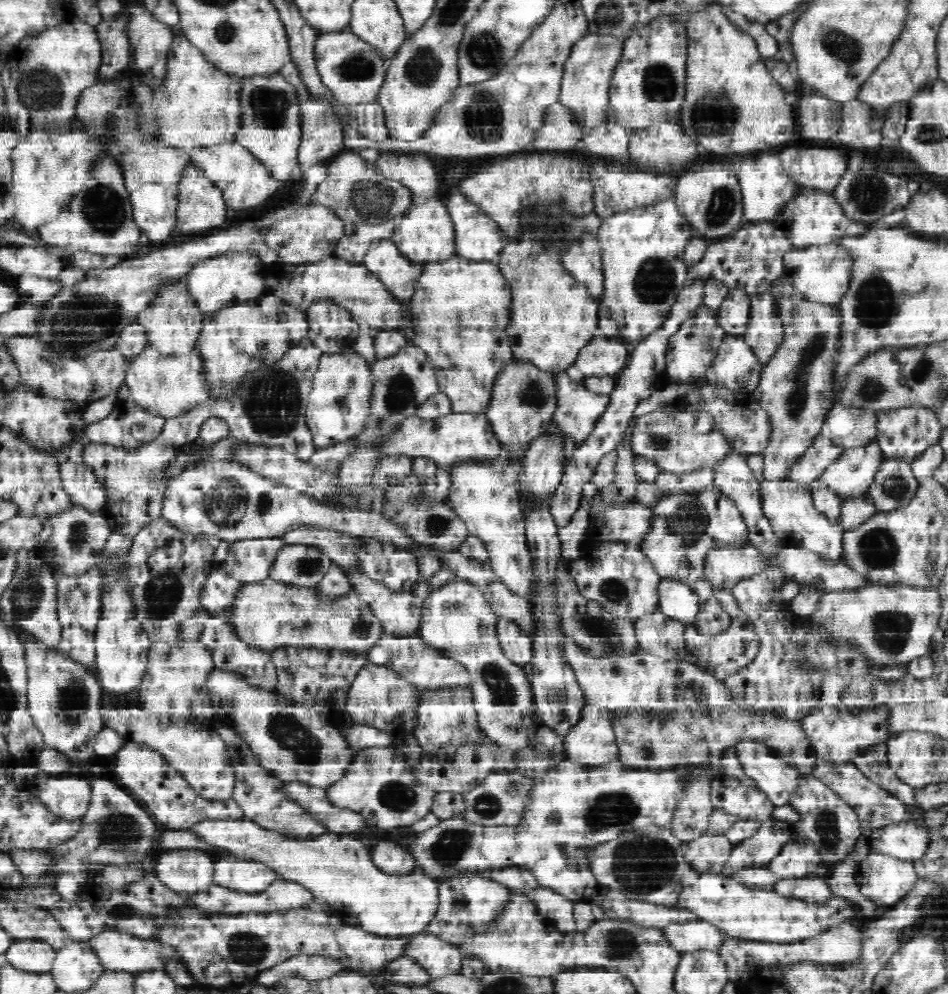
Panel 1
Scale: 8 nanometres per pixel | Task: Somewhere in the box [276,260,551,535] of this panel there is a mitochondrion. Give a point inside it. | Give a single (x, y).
(399, 390)

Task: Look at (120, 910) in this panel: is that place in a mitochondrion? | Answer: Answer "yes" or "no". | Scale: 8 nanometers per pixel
yes

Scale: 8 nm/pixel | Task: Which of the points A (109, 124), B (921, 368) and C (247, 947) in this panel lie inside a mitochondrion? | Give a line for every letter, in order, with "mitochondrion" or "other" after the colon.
A: other
B: mitochondrion
C: mitochondrion

